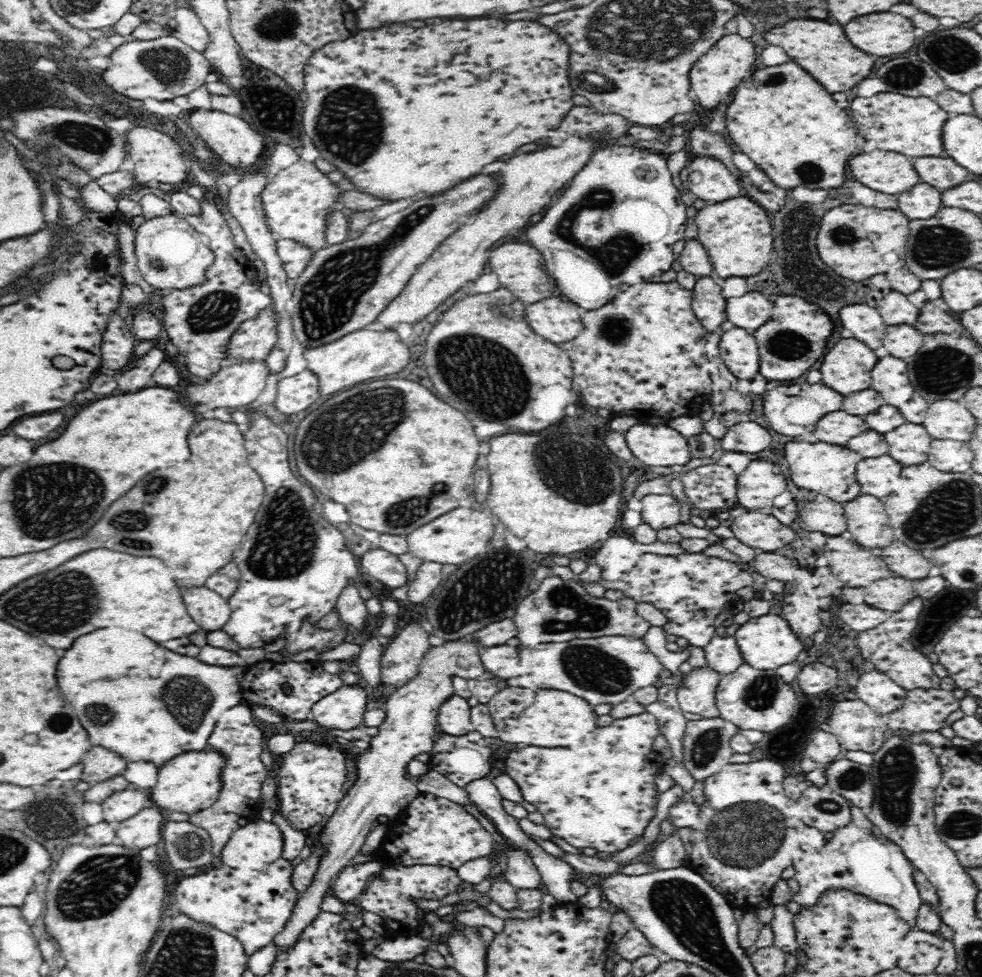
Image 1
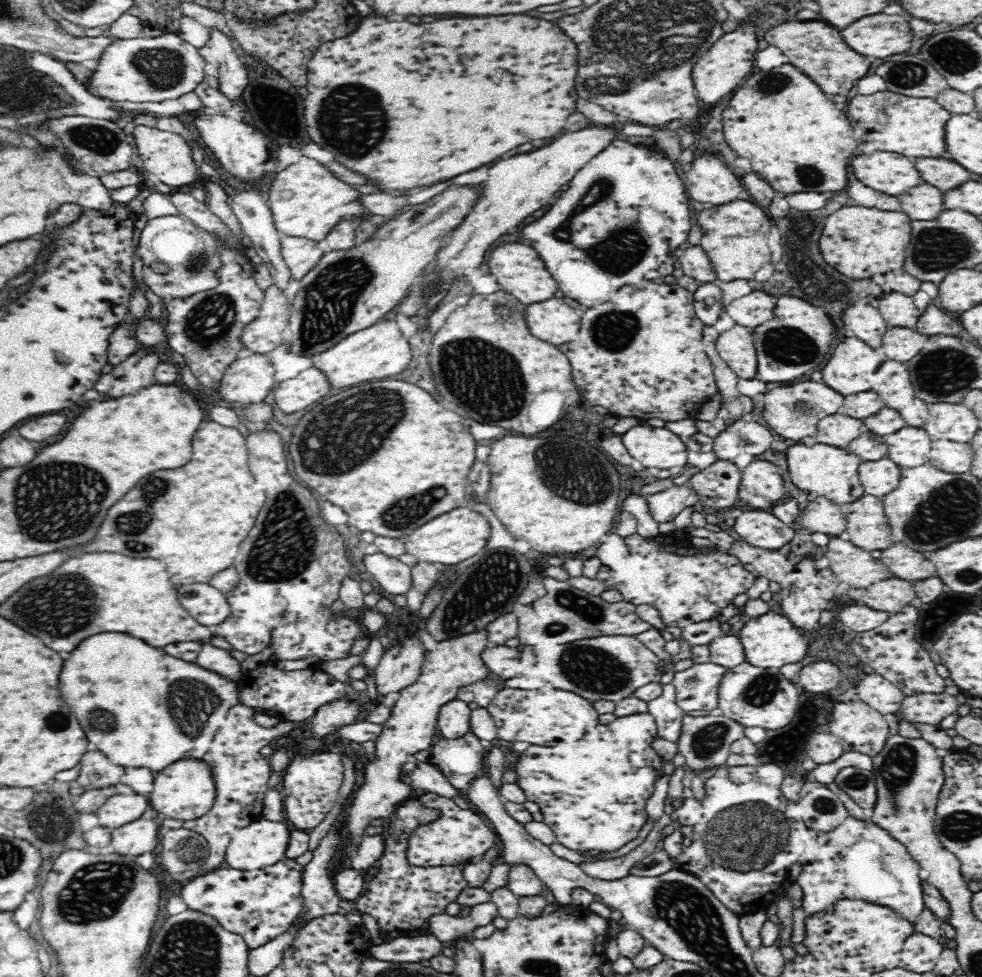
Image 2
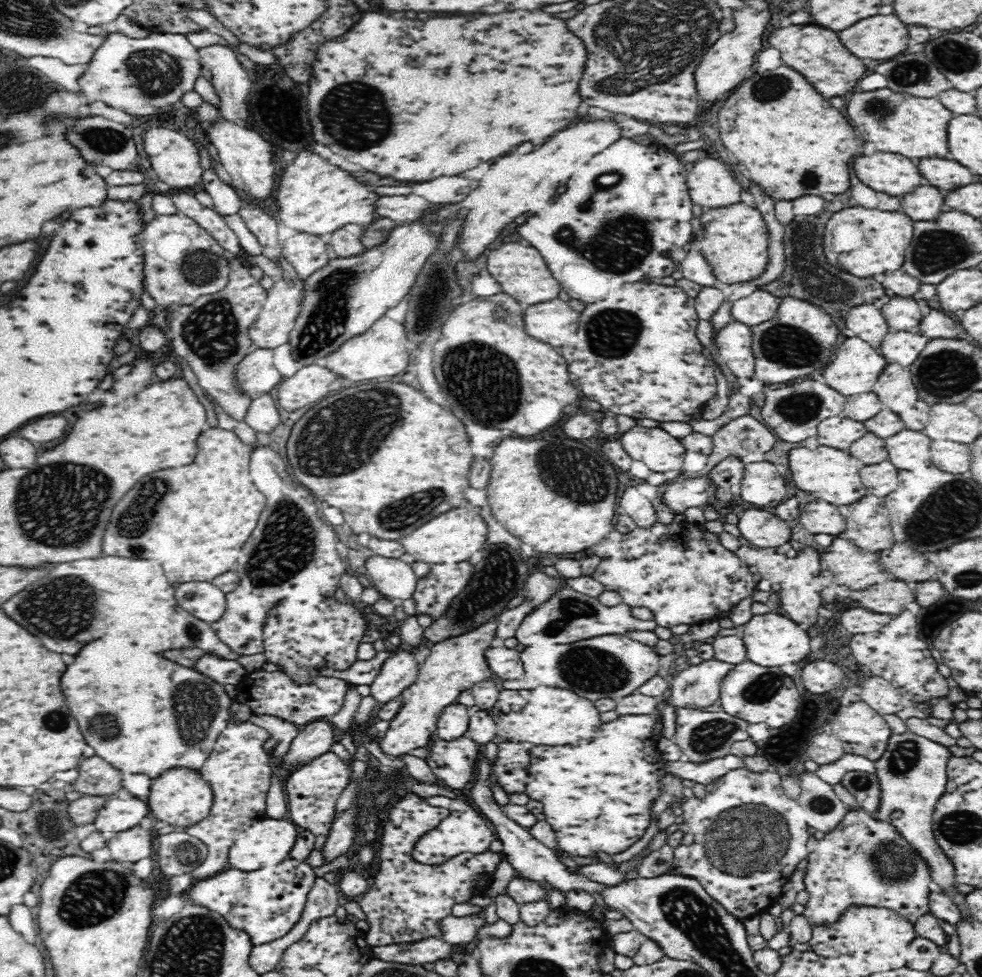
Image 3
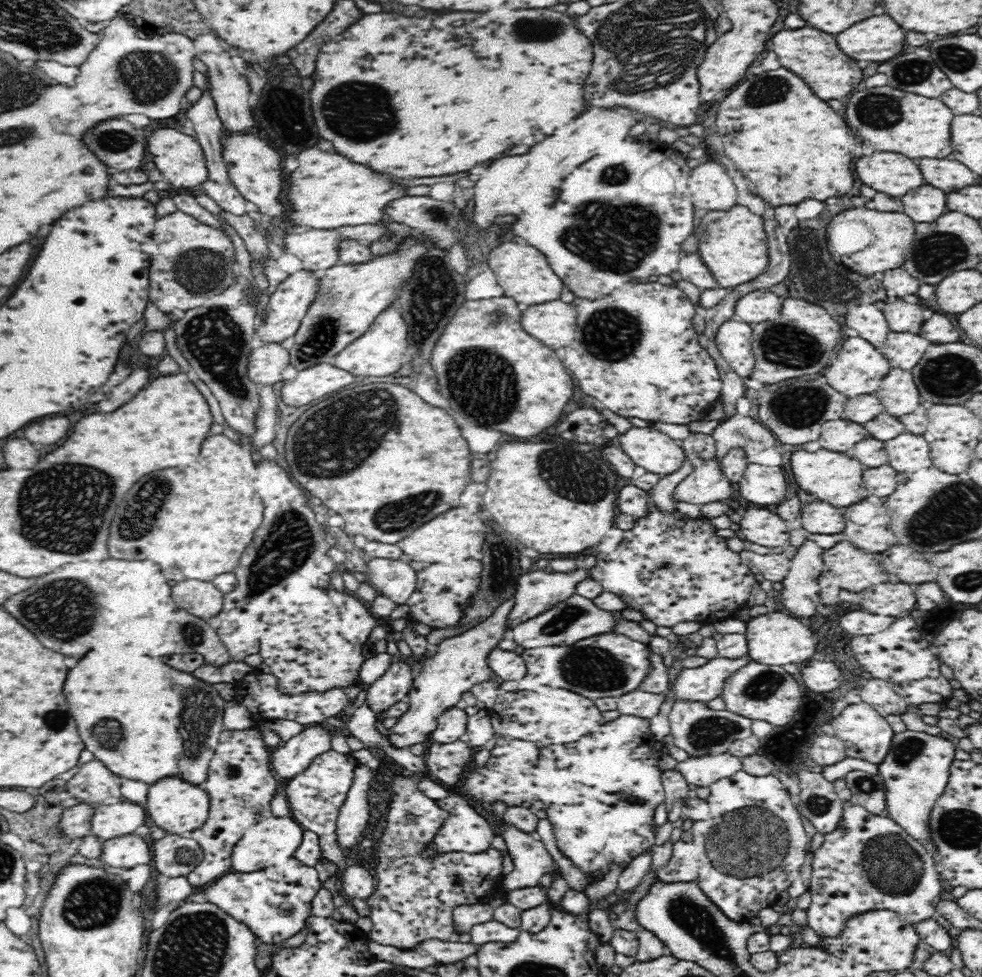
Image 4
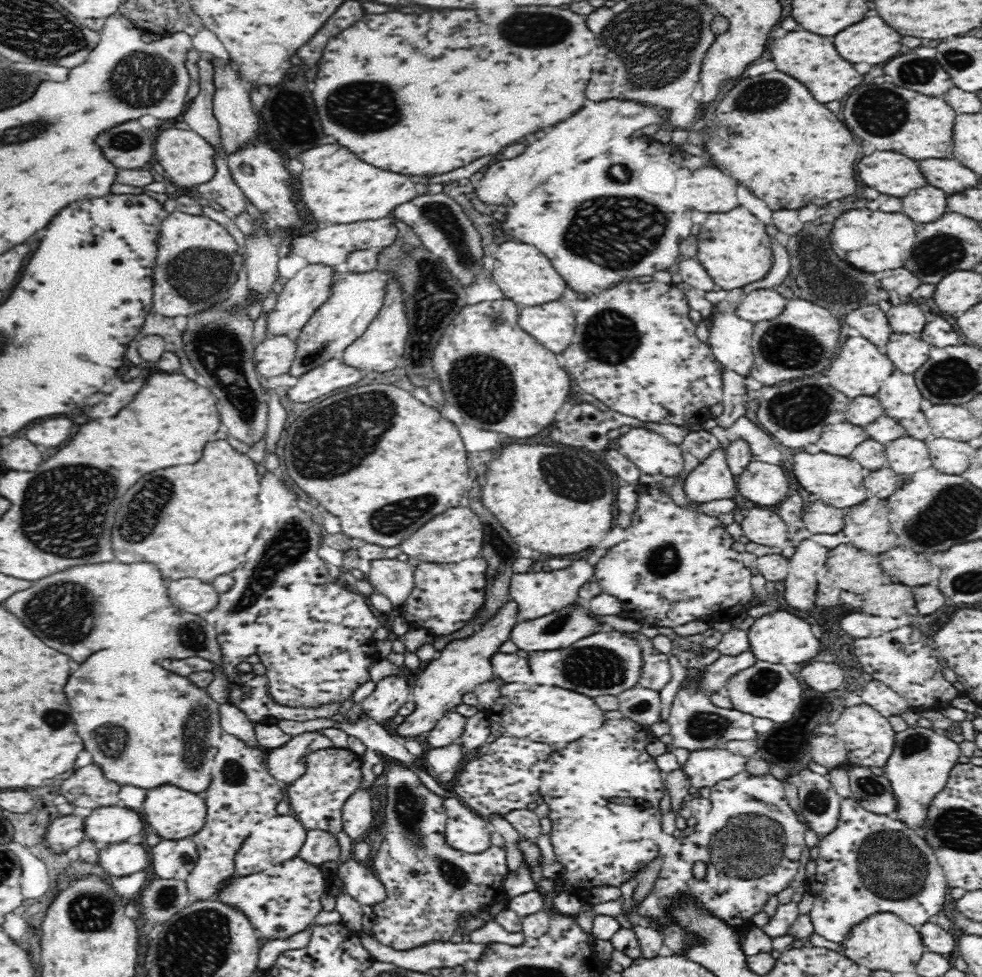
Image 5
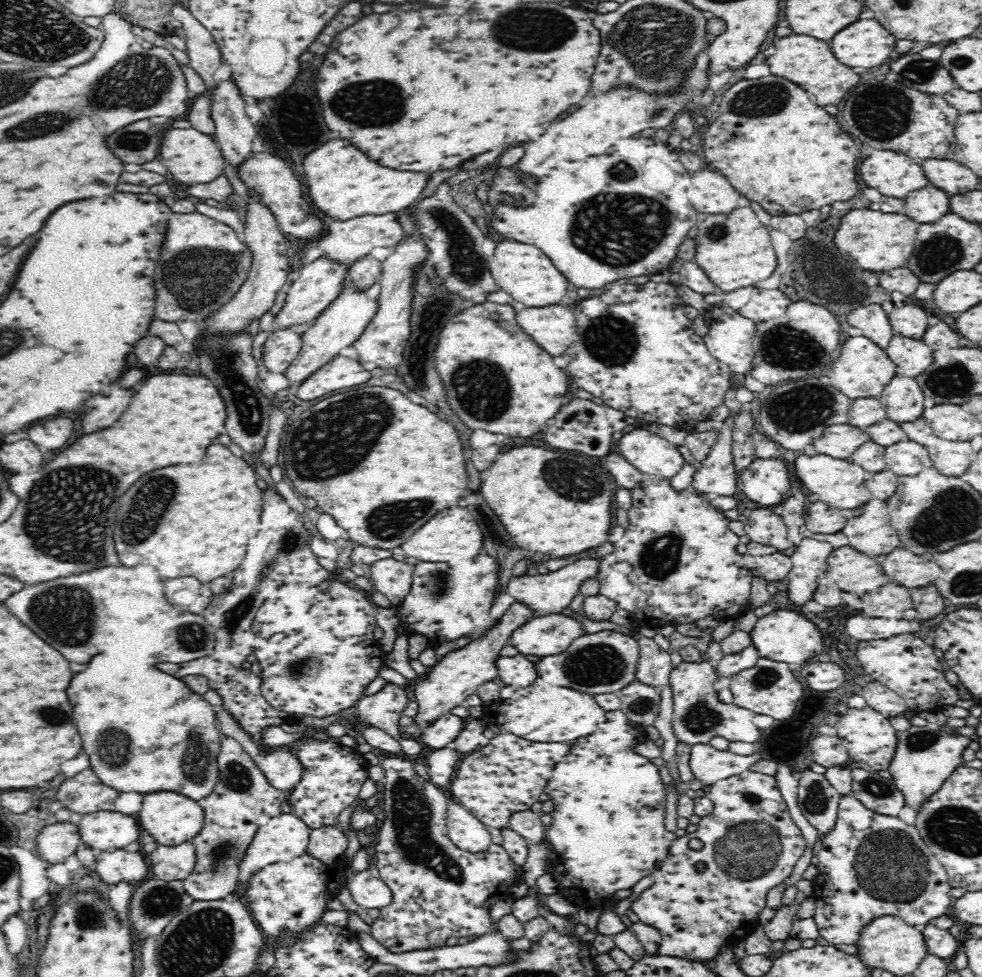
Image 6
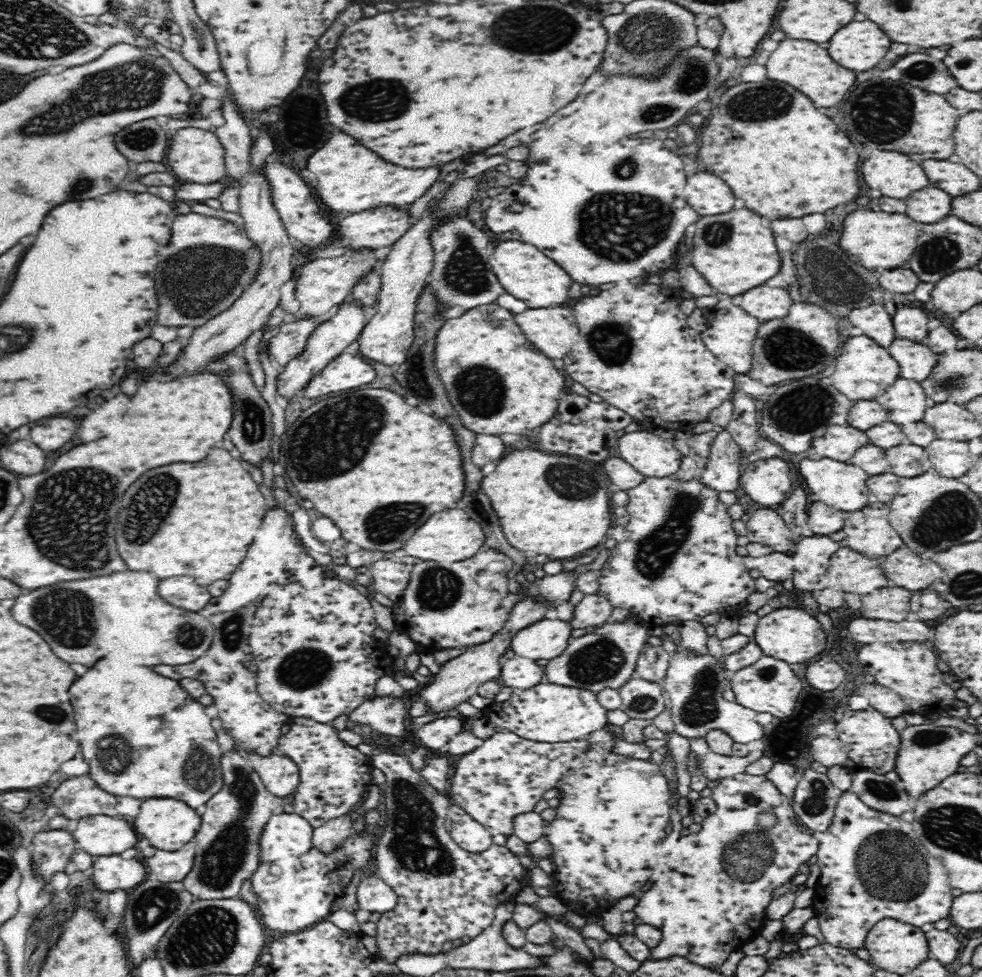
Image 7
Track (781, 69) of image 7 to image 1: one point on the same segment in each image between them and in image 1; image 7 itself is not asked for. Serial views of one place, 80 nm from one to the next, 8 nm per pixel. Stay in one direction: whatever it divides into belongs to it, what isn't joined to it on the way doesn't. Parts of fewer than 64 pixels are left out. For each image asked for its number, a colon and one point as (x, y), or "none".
1: (822, 48)
2: (817, 48)
3: (816, 52)
4: (815, 56)
5: (812, 59)
6: (810, 63)

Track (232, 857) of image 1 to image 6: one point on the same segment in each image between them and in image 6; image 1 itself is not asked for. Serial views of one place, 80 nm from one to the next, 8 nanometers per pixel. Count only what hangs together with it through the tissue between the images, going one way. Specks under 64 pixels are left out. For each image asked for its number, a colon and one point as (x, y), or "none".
2: (260, 844)
3: (263, 843)
4: (271, 842)
5: (280, 837)
6: (284, 837)

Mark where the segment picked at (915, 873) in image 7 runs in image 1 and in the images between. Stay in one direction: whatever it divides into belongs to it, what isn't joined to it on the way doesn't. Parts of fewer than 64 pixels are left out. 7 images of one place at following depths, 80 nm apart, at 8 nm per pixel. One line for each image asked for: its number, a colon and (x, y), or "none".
1: (856, 860)
2: (858, 859)
3: (863, 861)
4: (869, 863)
5: (870, 863)
6: (870, 865)

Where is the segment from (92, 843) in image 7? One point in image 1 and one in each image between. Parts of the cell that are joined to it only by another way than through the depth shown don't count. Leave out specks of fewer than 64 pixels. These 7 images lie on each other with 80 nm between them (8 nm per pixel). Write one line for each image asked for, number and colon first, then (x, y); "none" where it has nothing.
1: (120, 806)
2: (120, 809)
3: (117, 815)
4: (118, 818)
5: (106, 825)
6: (105, 830)

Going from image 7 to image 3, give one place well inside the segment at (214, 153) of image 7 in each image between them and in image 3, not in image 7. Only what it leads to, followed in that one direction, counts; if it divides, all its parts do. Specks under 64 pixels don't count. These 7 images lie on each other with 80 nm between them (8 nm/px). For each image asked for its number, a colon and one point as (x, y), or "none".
3: (173, 157)
4: (179, 158)
5: (187, 159)
6: (192, 157)

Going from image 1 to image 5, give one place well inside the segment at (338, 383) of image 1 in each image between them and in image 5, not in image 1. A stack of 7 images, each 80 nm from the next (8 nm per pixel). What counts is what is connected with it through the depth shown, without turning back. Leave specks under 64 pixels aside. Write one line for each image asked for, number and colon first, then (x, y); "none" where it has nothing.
2: (378, 351)
3: (384, 350)
4: (381, 351)
5: (381, 348)

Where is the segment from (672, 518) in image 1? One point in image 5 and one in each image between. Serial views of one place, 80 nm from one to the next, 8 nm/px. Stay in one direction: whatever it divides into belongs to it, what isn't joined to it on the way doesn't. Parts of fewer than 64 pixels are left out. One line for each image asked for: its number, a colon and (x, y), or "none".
2: (664, 507)
3: (682, 494)
4: (707, 484)
5: (712, 480)

